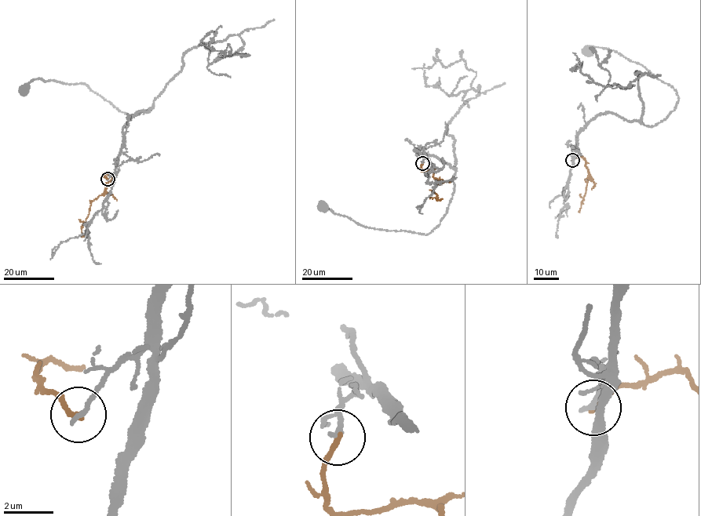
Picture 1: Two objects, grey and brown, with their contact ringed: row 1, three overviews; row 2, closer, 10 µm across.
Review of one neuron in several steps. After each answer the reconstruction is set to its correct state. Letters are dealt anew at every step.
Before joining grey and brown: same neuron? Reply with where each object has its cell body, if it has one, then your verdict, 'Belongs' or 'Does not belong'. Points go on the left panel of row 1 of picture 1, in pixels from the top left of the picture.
Soma of grey: (24, 89). Soma of brown: none. Does not belong

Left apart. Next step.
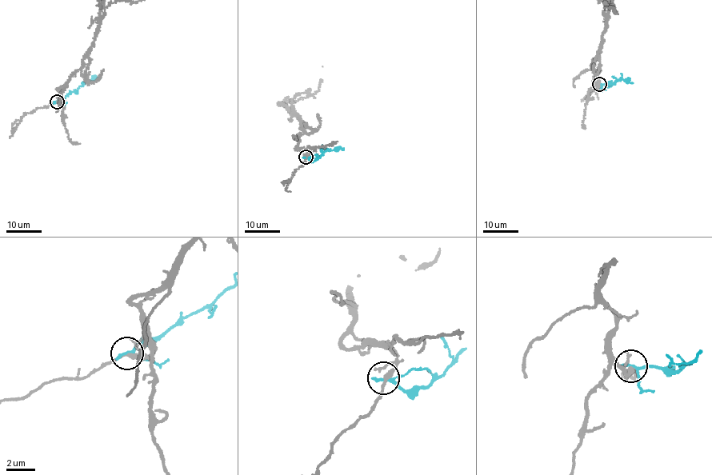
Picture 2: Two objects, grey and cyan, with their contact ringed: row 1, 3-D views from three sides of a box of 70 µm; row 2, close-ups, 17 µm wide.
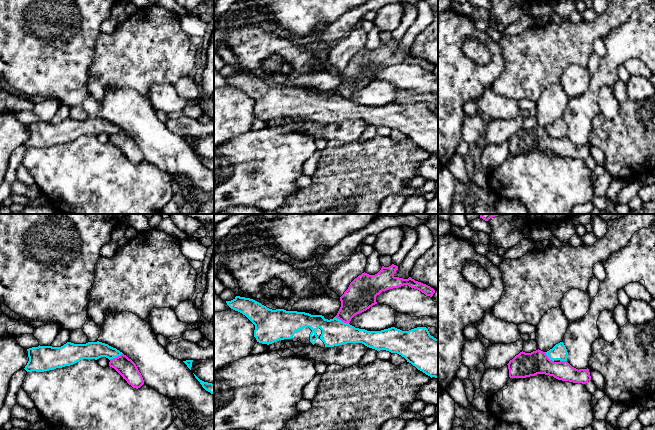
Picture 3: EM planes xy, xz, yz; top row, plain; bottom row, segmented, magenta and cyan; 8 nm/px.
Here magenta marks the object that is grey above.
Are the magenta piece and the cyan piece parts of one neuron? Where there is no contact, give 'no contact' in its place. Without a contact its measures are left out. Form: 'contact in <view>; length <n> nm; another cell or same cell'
contact in xz; length 130 nm; another cell

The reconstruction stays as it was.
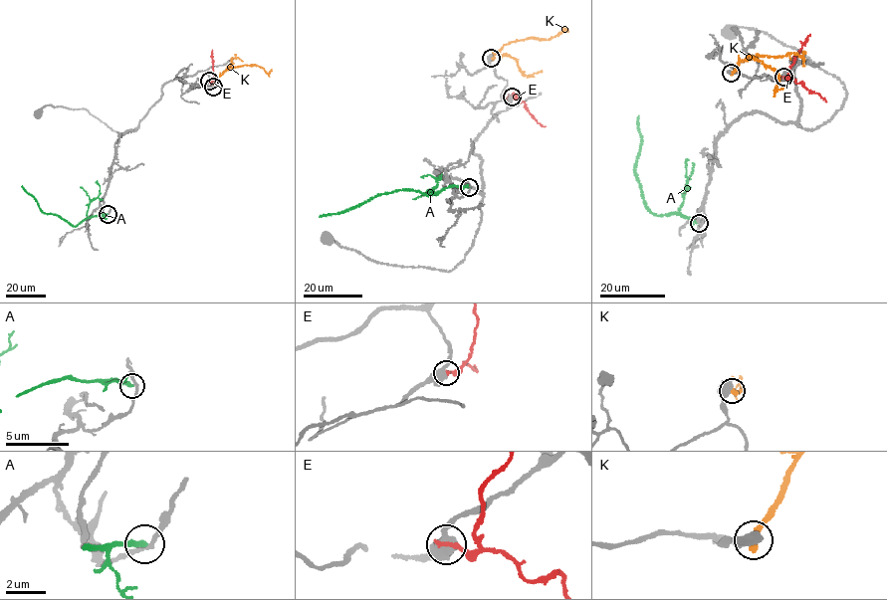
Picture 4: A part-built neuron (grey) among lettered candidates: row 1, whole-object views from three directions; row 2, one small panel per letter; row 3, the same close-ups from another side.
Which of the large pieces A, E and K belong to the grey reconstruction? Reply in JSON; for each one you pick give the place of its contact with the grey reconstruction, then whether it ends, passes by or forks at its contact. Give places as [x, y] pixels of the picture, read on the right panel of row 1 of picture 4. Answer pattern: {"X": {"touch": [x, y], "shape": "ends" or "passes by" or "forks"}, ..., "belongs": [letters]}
{"belongs": []}

